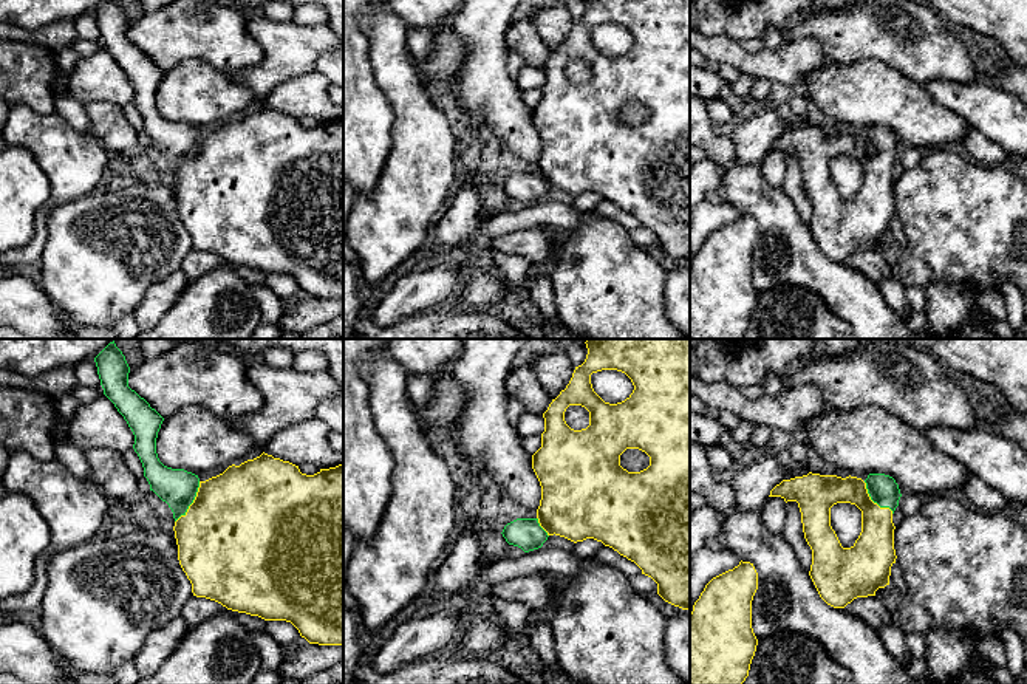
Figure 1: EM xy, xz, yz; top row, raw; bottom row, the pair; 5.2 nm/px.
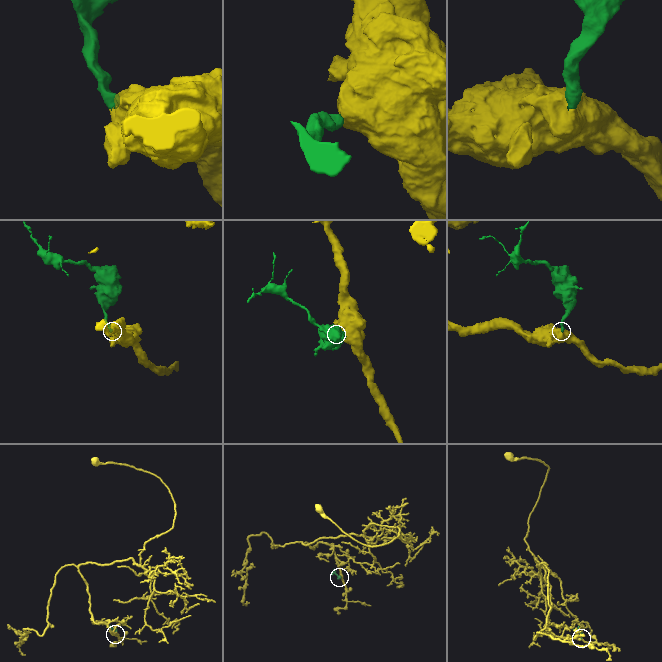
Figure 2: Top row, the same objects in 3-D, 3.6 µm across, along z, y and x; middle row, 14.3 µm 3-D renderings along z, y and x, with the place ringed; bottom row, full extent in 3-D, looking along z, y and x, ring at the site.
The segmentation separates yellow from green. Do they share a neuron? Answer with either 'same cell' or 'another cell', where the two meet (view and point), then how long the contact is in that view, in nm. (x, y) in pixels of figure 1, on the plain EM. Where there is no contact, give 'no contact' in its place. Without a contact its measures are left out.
same cell; meets yellow in xy at (194, 155); contact 260 nm long

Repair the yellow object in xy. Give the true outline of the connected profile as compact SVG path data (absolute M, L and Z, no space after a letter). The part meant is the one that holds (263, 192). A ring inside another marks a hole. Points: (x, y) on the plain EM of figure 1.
M105 0L94 11L97 28L101 32L101 39L104 42L104 48L114 57L118 65L124 70L128 80L135 88L133 102L138 107L142 121L144 130L150 138L150 144L153 144L162 155L169 158L175 172L175 192L178 198L178 214L186 226L187 232L192 237L192 246L196 251L206 251L215 254L226 260L227 263L246 266L251 269L258 269L264 274L286 274L291 275L309 297L319 299L342 299L343 297L343 118L329 122L320 122L314 128L302 127L299 119L283 115L280 111L274 111L272 108L261 107L254 113L247 113L240 119L229 119L223 127L212 130L206 135L201 135L198 128L187 125L184 122L172 122L164 119L156 107L156 91L161 82L164 71L150 60L150 57L141 51L135 43L128 40L128 26L130 20L125 14L125 9L118 0Z

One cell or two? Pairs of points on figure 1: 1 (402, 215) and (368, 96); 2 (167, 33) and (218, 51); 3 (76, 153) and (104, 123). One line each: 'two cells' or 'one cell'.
1: two cells
2: one cell
3: two cells

